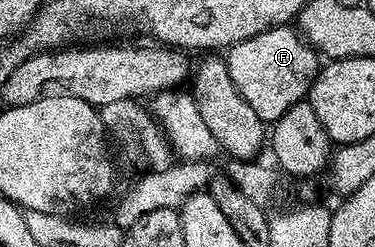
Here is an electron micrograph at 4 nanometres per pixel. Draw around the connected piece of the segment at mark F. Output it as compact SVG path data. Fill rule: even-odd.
M292 26L270 28L246 38L227 49L226 59L230 82L234 82L238 94L246 98L254 114L265 122L275 122L290 106L301 103L322 67L317 49Z

